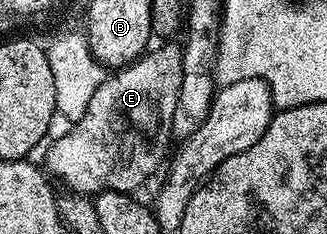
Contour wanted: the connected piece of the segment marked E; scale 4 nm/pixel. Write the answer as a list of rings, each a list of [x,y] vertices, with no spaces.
[[[155,47],[129,63],[127,67],[109,74],[97,92],[90,97],[85,115],[73,124],[68,135],[56,140],[49,149],[45,162],[47,170],[54,177],[56,175],[62,178],[73,194],[91,196],[99,191],[133,193],[149,182],[147,179],[163,161],[163,153],[156,150],[160,147],[160,138],[169,130],[171,118],[174,117],[174,107],[178,102],[181,48]]]

